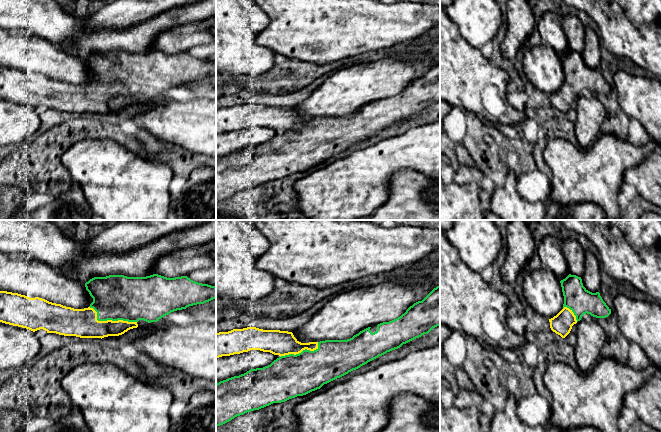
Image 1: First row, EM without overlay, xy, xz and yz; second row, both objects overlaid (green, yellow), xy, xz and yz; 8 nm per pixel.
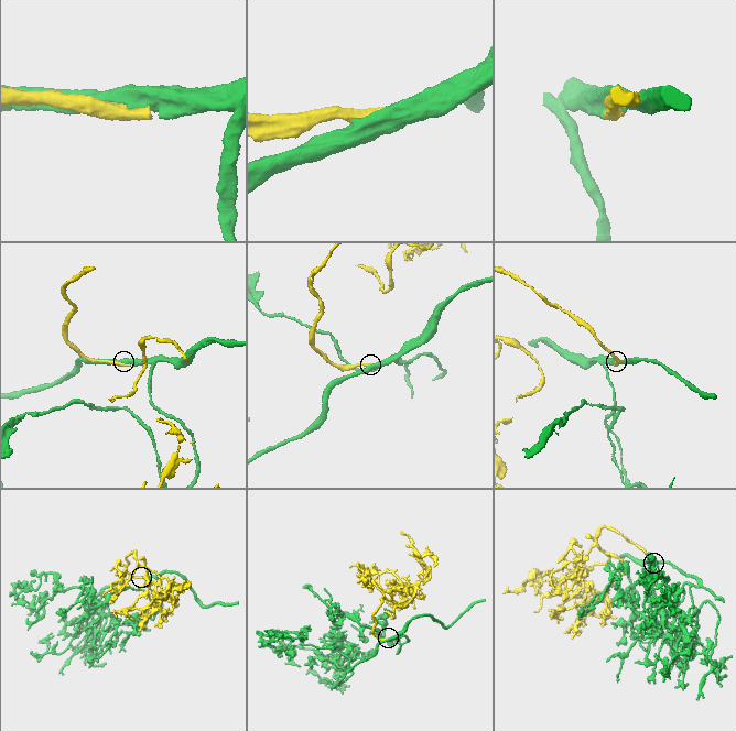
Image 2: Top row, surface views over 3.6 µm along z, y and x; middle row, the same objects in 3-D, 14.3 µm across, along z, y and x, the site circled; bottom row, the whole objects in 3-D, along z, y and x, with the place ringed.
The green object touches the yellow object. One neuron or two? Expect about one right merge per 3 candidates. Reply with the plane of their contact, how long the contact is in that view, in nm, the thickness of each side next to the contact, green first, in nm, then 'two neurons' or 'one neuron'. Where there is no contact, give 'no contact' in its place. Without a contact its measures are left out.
meets green in xy; contact 400 nm long; 360 nm thick on the green side, 240 nm on the other; one neuron

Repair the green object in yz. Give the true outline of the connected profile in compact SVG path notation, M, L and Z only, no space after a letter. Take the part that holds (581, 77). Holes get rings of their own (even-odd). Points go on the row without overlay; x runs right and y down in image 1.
M569 50L560 59L564 72L563 85L549 98L551 106L562 114L570 109L572 102L586 89L596 94L606 94L611 90L611 85L600 69L588 67L583 62L581 53Z

